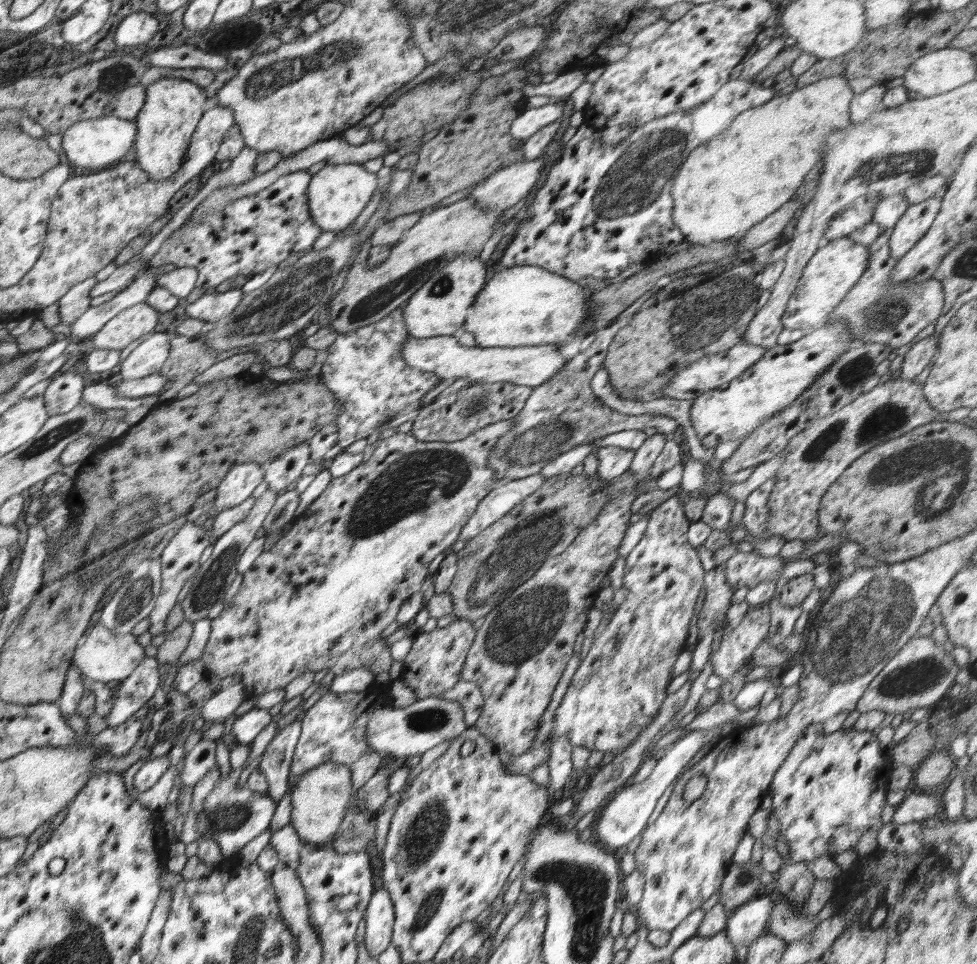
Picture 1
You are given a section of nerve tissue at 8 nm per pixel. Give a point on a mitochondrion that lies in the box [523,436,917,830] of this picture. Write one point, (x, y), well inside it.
(879, 479)

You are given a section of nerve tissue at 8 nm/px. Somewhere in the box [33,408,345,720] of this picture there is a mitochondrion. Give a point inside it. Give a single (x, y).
(108, 534)

